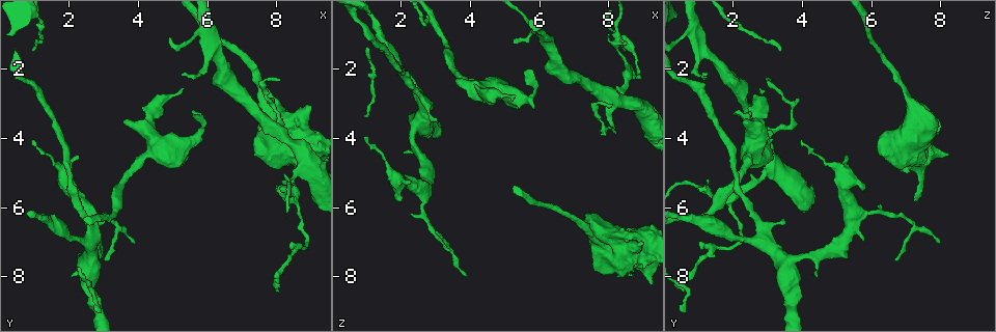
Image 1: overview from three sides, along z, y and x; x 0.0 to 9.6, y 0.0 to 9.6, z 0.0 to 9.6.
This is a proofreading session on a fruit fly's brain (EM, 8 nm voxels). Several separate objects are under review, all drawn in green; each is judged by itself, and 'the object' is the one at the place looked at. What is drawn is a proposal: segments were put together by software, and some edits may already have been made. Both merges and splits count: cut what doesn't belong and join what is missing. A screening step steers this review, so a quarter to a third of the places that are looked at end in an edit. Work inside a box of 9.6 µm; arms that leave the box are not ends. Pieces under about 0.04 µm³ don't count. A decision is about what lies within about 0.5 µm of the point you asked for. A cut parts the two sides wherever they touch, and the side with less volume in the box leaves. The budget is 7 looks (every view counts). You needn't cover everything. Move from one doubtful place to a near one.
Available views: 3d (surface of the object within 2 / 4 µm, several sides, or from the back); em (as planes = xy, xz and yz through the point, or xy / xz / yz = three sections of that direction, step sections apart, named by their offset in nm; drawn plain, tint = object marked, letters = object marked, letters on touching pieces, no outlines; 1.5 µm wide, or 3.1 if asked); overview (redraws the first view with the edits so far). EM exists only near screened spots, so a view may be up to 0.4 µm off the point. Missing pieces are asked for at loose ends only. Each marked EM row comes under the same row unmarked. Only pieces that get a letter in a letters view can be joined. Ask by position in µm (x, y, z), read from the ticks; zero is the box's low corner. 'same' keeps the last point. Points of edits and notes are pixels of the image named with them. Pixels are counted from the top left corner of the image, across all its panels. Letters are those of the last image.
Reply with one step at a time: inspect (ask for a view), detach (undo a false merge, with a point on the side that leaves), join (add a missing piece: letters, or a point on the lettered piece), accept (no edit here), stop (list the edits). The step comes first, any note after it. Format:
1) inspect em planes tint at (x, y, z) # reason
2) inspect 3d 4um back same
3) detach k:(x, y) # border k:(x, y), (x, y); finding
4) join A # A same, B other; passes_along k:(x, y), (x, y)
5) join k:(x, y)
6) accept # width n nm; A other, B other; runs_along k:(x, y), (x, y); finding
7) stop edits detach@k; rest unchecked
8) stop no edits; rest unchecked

inspect em xy step 4 letters at (9.00, 3.15, 7.00) # an open end

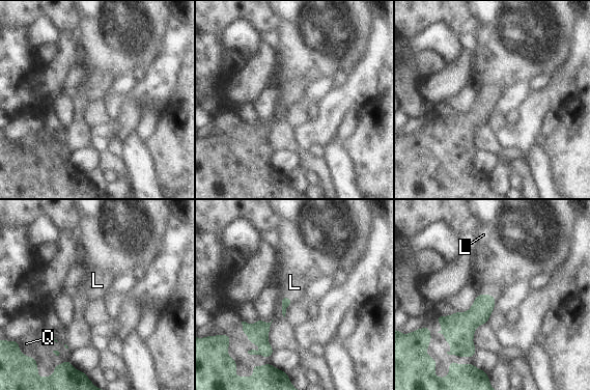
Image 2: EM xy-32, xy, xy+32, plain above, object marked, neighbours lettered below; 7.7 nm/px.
inspect em planes letters same # cut it another way

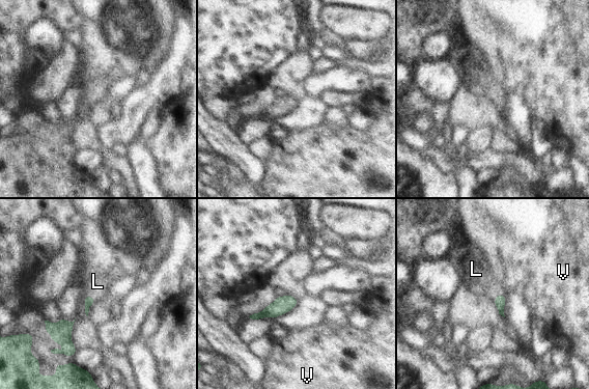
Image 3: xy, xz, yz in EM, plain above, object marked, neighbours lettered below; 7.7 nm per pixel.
join L # longest_contact L 100 nm; L same, V other; the neuron continues

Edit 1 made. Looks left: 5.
inspect em xy step 4 letters at (7.80, 4.75, 6.55) # branch stops here

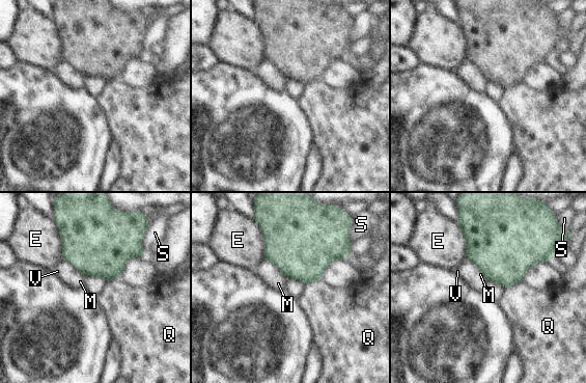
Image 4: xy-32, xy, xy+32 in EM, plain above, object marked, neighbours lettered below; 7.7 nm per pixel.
inspect em xz step 8 letters same # another direction

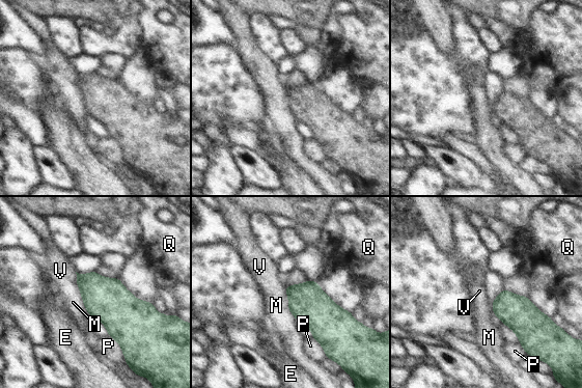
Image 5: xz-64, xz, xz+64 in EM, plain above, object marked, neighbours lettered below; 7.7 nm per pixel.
accept # E other, M other, P other, Q other, V other; border 5:(504, 287), (513, 293), (527, 297); none of them fits

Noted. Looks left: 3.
inspect em yz step 4 letters at (5.35, 2.50, 2.80) # free end

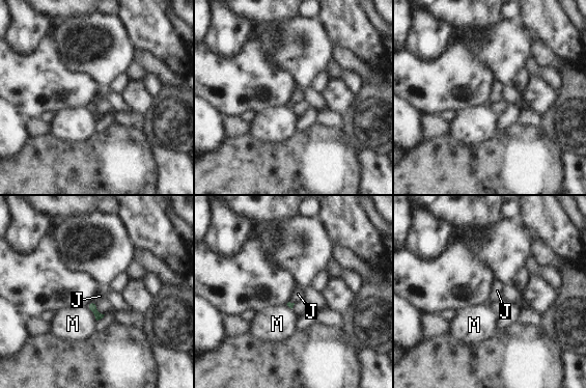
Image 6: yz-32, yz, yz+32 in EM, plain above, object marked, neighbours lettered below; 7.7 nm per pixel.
inspect em planes letters same # another direction

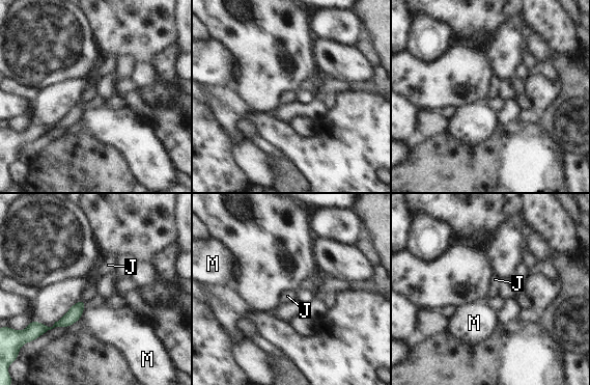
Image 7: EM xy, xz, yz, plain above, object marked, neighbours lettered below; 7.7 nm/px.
join J # J same, M other; passes_along 7:(75, 312), (83, 301), (89, 292); it goes on there

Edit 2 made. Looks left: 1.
stop edits join@3, join@7; rest unchecked

